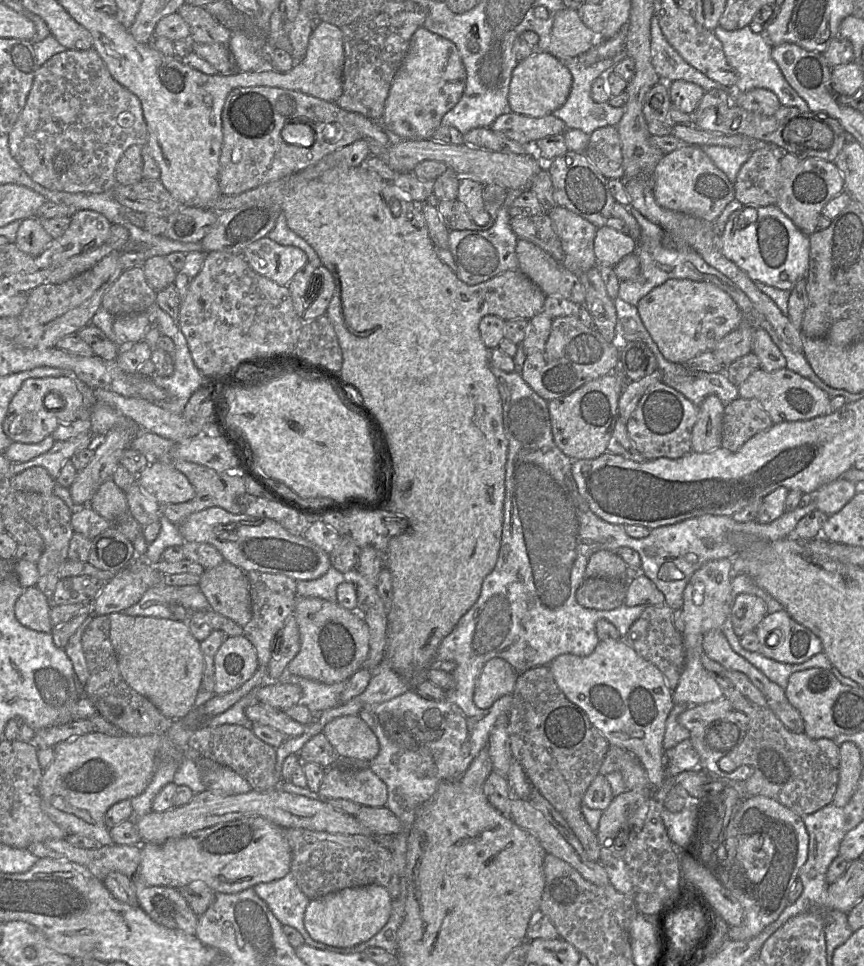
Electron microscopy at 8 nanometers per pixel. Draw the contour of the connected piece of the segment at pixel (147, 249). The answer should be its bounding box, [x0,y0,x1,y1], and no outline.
[123,224,202,258]

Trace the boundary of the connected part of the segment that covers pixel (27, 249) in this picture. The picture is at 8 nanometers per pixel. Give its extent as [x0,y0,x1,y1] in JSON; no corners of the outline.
[14,217,53,256]

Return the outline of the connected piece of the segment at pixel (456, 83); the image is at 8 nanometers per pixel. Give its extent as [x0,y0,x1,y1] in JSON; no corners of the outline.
[381,27,467,139]

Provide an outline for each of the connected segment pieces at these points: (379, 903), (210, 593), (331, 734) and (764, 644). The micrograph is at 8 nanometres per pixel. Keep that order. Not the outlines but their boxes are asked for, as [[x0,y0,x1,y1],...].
[[304,886,392,948],[198,561,252,627],[322,715,378,761],[755,610,823,664]]

